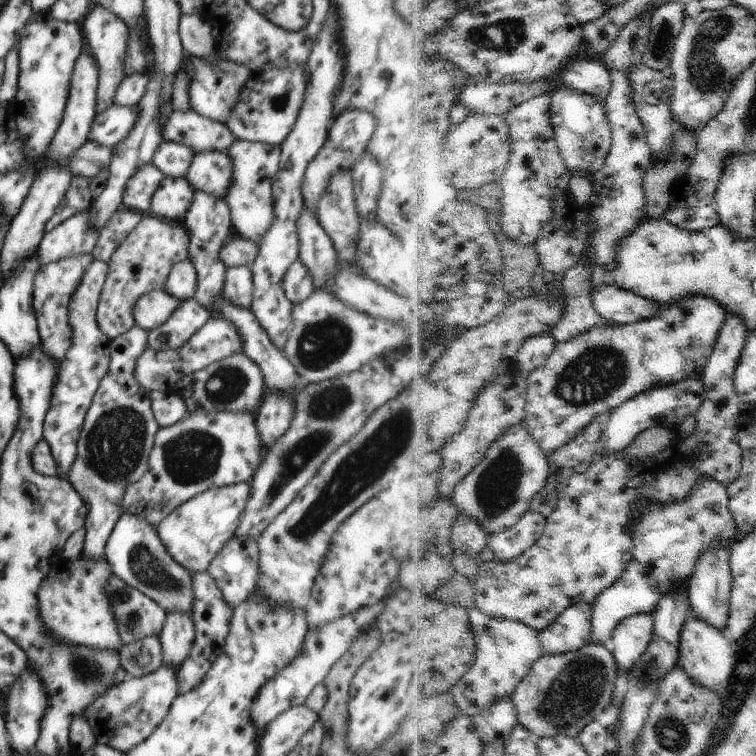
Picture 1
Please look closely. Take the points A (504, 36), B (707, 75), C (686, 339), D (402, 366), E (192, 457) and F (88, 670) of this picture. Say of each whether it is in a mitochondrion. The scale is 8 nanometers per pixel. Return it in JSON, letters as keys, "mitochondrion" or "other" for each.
{"A":"mitochondrion","B":"mitochondrion","C":"other","D":"other","E":"mitochondrion","F":"mitochondrion"}

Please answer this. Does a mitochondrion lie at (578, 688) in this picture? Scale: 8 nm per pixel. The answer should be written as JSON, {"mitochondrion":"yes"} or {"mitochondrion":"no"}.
{"mitochondrion":"yes"}

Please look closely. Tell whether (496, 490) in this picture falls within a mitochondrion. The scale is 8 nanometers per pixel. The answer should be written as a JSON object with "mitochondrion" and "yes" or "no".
{"mitochondrion":"yes"}

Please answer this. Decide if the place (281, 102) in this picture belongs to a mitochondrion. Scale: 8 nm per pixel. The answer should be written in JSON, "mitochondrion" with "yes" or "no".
{"mitochondrion":"yes"}

